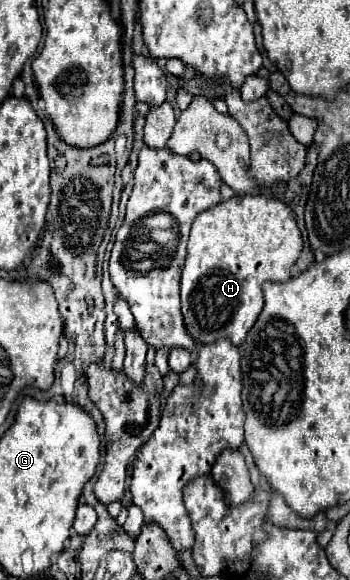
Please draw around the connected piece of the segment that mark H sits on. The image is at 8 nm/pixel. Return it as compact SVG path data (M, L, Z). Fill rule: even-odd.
M262 194L235 195L194 219L182 271L182 315L196 343L228 339L242 345L264 307L262 283L284 283L302 251L302 237L292 209Z

